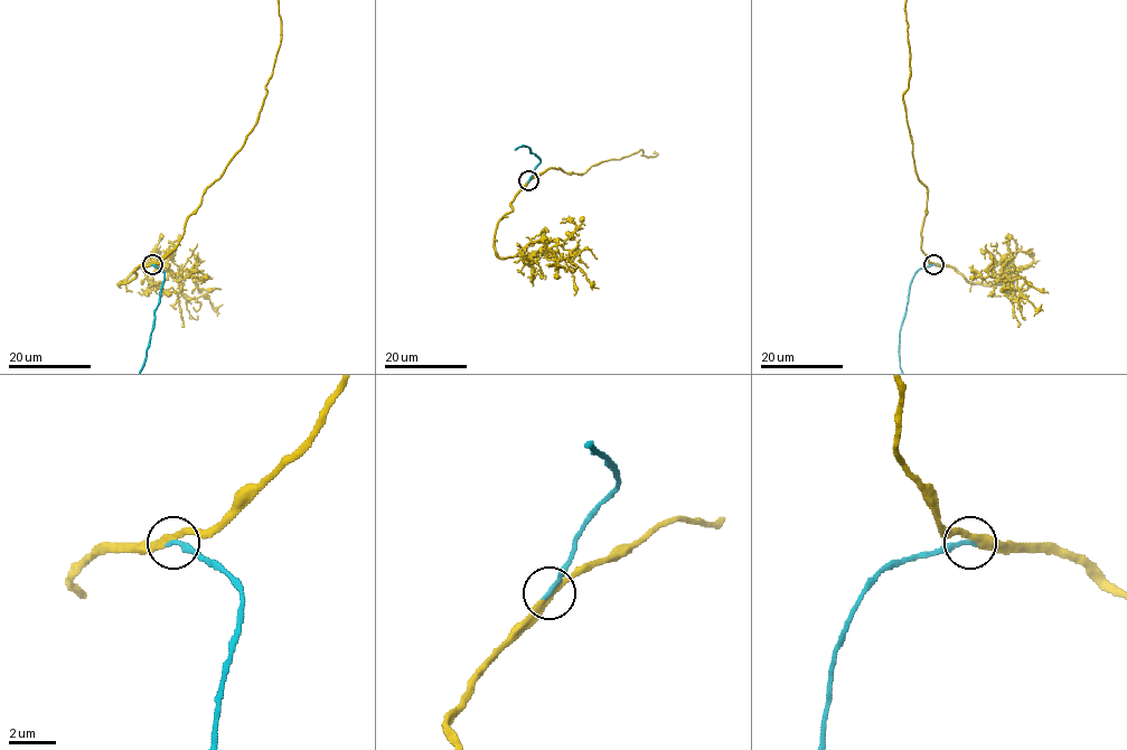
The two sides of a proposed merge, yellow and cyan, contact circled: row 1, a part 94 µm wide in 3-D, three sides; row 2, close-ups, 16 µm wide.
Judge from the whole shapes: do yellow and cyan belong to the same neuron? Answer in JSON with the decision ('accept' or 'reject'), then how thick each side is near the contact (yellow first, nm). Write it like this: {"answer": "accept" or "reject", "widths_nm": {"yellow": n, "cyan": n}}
{"answer": "accept", "widths_nm": {"yellow": 300, "cyan": 200}}

